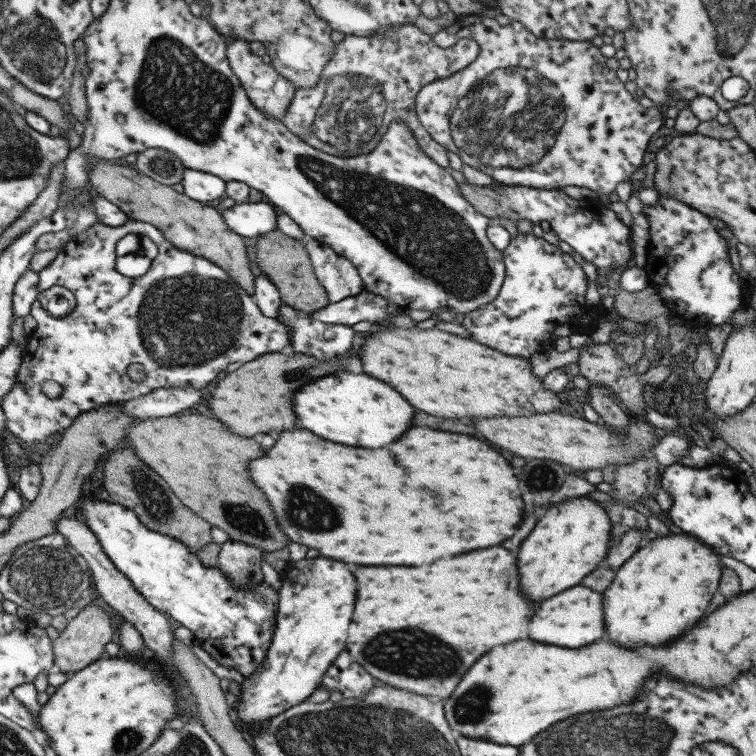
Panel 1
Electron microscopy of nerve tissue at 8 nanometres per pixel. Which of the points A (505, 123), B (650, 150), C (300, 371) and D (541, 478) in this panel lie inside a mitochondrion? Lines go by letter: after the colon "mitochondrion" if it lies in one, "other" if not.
A: mitochondrion
B: other
C: mitochondrion
D: mitochondrion

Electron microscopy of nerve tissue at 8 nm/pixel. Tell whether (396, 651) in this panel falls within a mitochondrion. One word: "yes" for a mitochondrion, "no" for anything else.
yes

